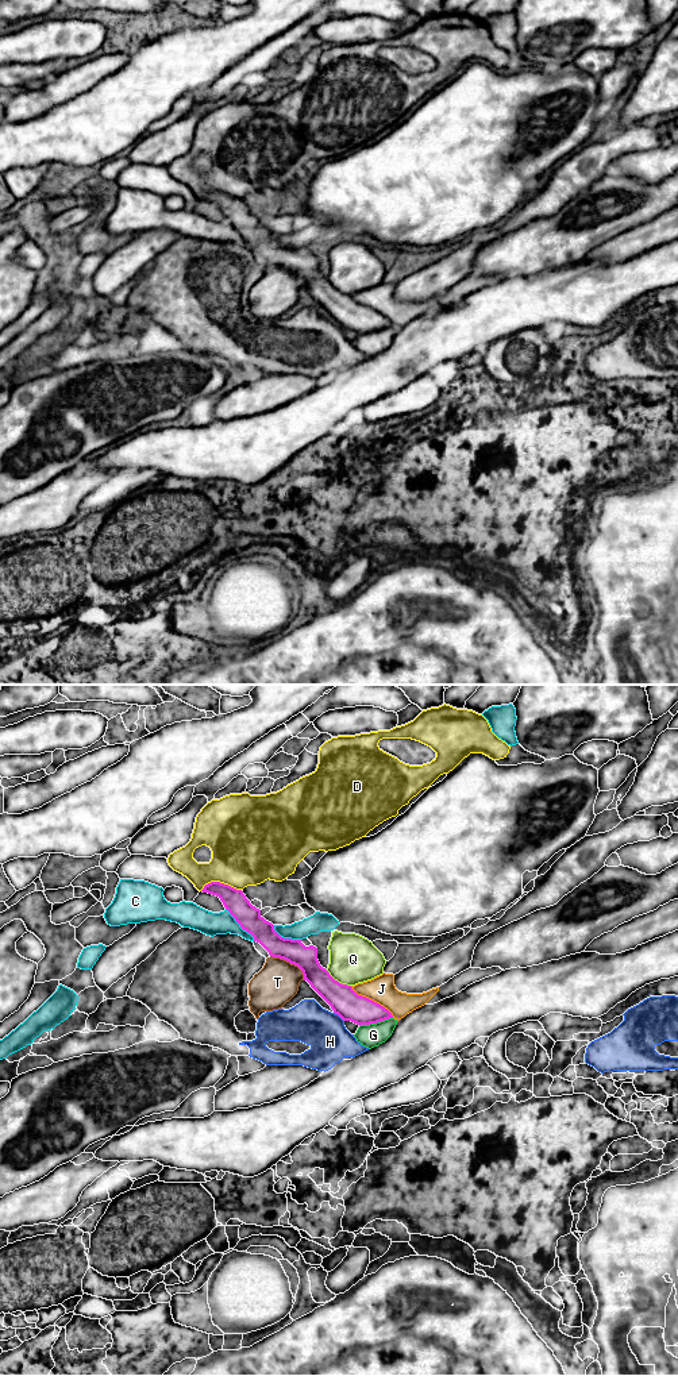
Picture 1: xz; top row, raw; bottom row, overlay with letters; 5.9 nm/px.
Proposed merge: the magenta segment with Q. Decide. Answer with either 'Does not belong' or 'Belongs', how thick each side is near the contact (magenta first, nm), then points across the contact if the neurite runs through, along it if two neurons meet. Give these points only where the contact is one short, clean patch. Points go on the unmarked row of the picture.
Does not belong. Thickness 170 nm (magenta) against 280 nm. Boundary: xz (326, 278), (335, 288), (350, 295)

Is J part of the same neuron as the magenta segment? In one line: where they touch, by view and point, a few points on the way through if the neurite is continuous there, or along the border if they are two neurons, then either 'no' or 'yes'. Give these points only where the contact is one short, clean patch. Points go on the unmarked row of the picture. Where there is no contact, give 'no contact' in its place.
meets magenta in xz at (373, 309); no

